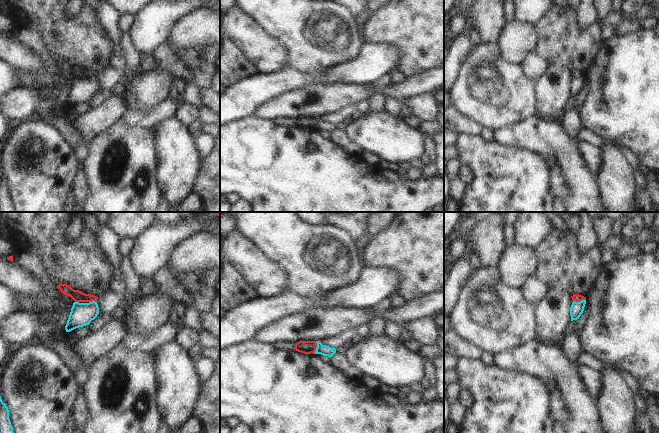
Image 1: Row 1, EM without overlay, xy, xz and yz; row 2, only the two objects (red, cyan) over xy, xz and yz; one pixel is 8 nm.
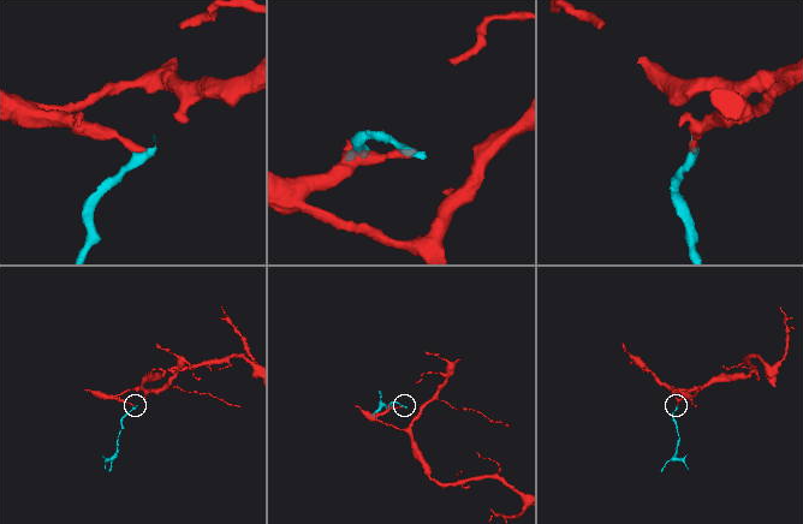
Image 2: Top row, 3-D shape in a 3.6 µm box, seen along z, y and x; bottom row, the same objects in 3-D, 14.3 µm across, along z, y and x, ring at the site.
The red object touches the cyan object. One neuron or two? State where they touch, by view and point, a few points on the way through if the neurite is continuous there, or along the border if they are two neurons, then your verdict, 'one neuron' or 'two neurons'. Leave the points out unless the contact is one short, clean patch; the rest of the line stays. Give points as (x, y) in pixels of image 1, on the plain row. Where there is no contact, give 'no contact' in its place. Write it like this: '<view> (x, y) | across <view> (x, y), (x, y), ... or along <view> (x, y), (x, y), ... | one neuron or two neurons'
xz (316, 123) | along xz (316, 117), (314, 129) | two neurons

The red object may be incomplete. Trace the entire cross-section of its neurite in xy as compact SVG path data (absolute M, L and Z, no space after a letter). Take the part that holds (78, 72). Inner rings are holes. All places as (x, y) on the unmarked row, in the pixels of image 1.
M59 60L57 61L57 64L65 71L70 72L75 78L97 78L98 73L91 71L91 70L85 70L79 66L72 65L67 60Z

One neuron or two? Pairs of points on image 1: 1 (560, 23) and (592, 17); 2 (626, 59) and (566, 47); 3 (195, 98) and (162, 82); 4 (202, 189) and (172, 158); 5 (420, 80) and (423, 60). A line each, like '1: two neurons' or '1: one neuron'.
1: two neurons
2: two neurons
3: two neurons
4: two neurons
5: two neurons

